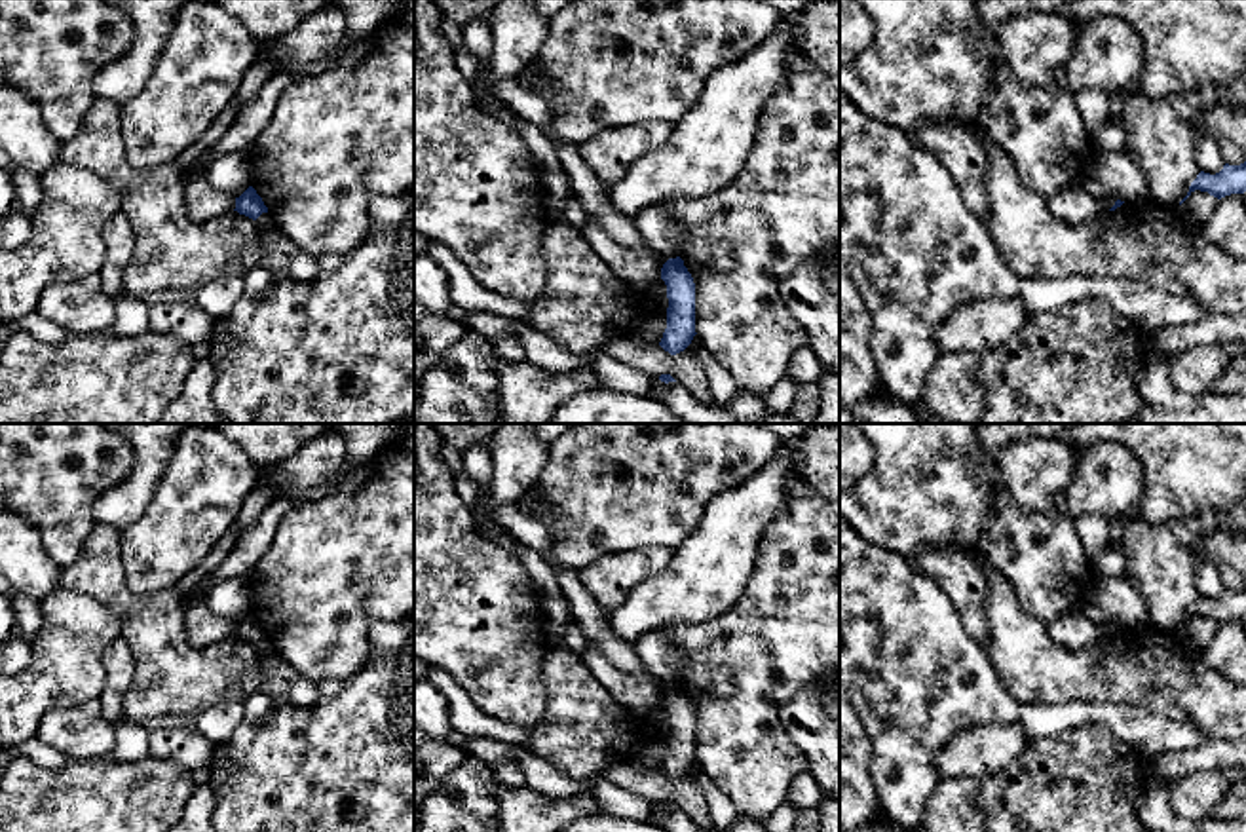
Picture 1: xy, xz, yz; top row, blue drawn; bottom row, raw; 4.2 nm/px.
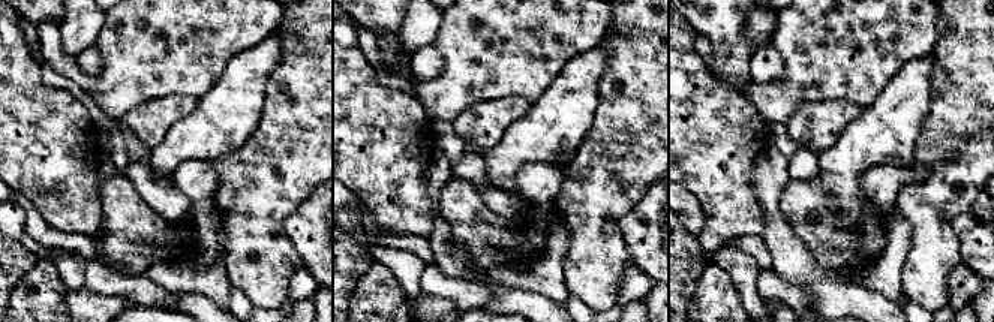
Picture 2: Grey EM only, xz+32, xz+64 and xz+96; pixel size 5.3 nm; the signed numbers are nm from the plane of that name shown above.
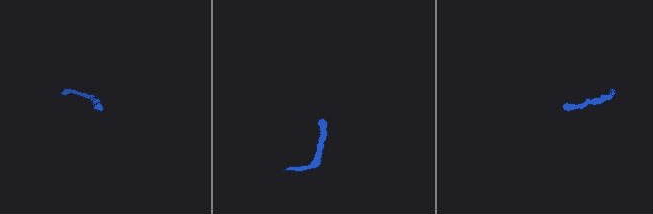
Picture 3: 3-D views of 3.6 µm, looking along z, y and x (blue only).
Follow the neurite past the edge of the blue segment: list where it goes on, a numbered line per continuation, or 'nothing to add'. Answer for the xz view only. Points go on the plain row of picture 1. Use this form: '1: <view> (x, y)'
1: xz (661, 660)

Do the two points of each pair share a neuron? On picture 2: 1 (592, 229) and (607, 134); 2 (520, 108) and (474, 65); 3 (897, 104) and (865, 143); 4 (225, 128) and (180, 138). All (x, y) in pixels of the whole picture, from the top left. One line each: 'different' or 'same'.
1: same
2: different
3: same
4: same

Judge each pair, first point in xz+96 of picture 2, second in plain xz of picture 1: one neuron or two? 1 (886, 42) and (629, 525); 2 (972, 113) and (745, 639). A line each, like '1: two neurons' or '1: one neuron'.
1: one neuron
2: one neuron

